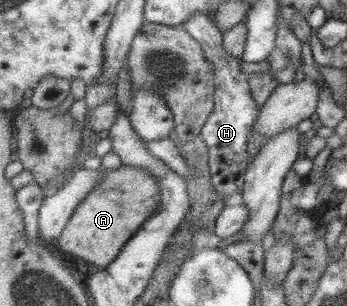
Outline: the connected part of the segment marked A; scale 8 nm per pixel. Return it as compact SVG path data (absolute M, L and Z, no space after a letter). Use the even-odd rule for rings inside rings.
M122 164L115 169L102 169L98 184L74 207L70 220L54 243L64 257L76 256L101 269L116 258L128 238L132 238L140 224L152 216L158 204L158 185L145 170Z

